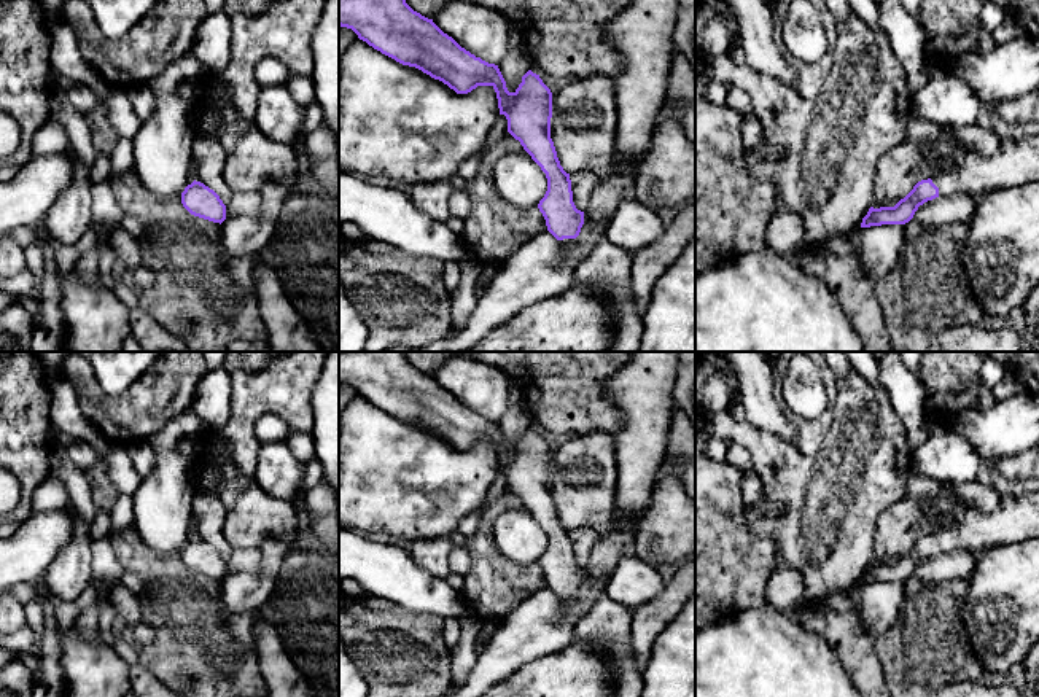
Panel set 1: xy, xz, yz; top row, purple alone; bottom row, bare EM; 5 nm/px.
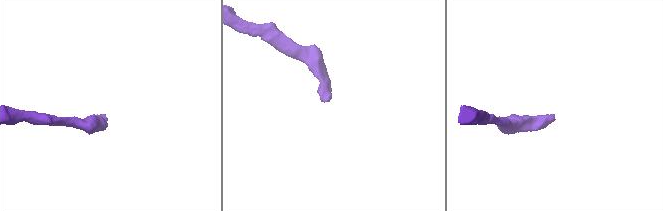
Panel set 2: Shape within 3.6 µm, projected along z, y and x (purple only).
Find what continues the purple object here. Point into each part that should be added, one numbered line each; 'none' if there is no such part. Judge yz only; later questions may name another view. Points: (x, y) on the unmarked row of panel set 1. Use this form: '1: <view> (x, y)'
1: yz (1015, 517)

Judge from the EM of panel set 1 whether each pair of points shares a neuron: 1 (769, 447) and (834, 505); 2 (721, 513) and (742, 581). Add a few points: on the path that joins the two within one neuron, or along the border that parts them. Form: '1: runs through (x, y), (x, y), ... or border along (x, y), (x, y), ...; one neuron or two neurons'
1: runs through (785, 463), (805, 484), (818, 490); one neuron
2: runs through (721, 530), (721, 560), (724, 564); one neuron

